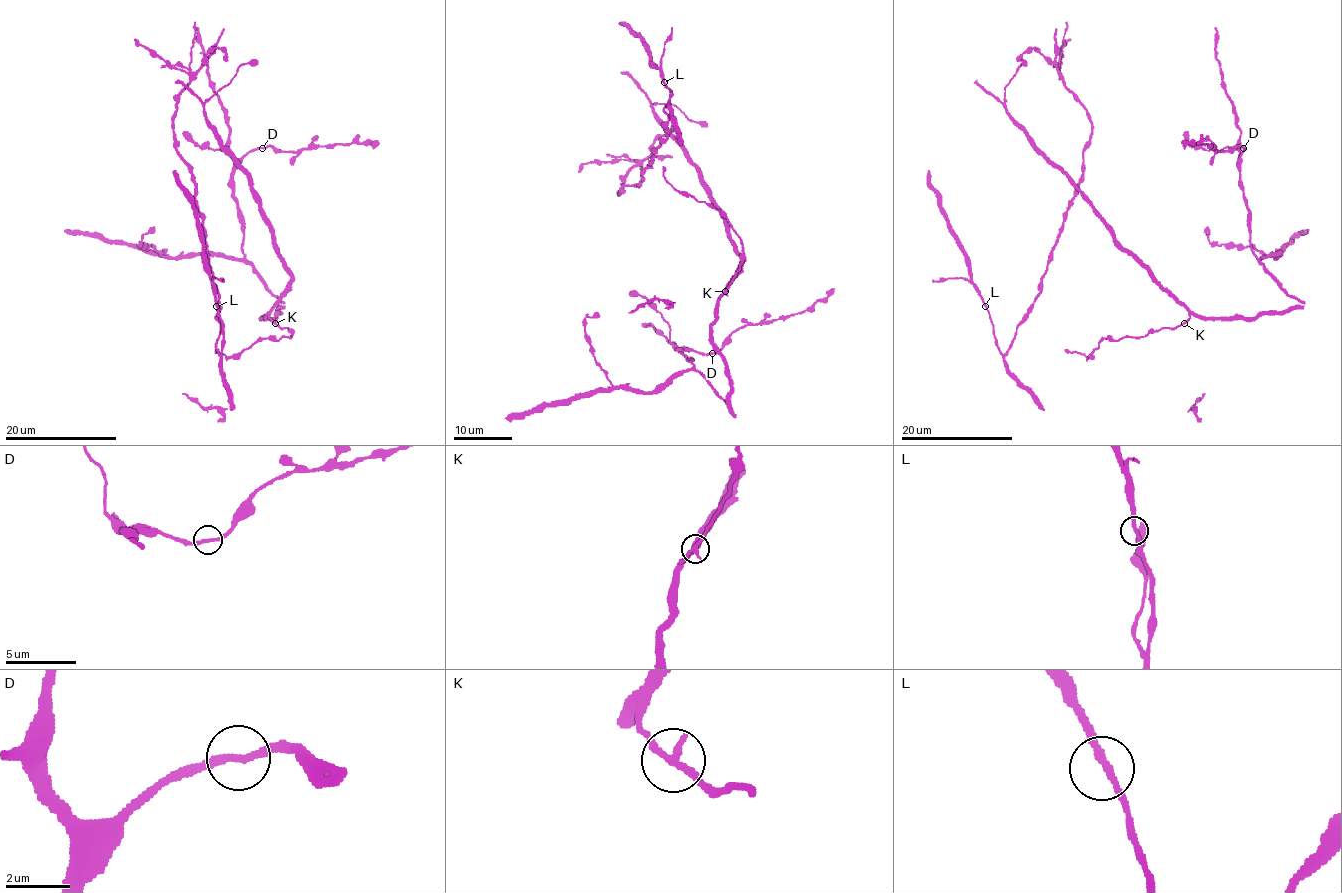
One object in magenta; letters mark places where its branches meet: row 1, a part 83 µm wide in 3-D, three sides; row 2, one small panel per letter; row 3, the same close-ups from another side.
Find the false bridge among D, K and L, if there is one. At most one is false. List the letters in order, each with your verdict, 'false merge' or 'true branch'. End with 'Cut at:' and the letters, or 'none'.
D: true branch
K: true branch
L: true branch
Cut at: none

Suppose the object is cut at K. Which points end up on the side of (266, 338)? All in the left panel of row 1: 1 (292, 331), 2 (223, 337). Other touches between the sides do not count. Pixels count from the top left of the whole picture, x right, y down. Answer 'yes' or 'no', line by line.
1: yes
2: no

